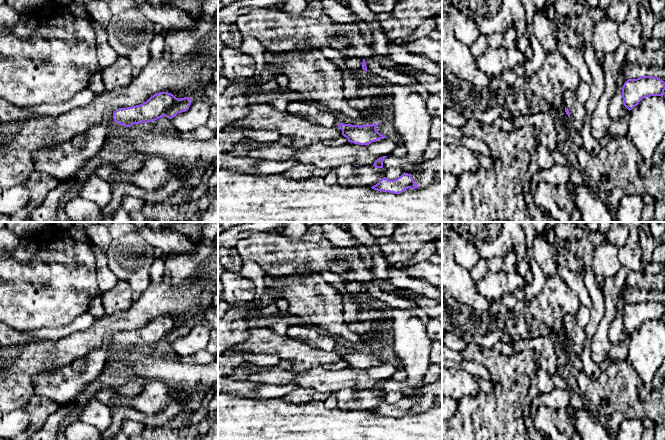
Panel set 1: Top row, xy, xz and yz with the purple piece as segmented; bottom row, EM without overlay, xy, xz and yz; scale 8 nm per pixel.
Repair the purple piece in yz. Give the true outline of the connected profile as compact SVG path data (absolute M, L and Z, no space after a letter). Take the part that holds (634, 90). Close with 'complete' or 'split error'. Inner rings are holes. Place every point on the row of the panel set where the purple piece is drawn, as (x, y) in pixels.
M640 76L637 79L628 79L622 87L624 106L630 111L646 97L661 96L665 90L665 82L652 76Z | complete

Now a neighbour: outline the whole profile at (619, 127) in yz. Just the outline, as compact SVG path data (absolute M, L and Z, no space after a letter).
M624 106L623 115L618 120L611 123L607 135L599 140L600 146L605 147L610 140L616 136L626 136L629 115L630 111Z

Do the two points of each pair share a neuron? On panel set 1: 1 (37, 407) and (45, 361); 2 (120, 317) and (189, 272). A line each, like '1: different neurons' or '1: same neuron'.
1: different neurons
2: same neuron

